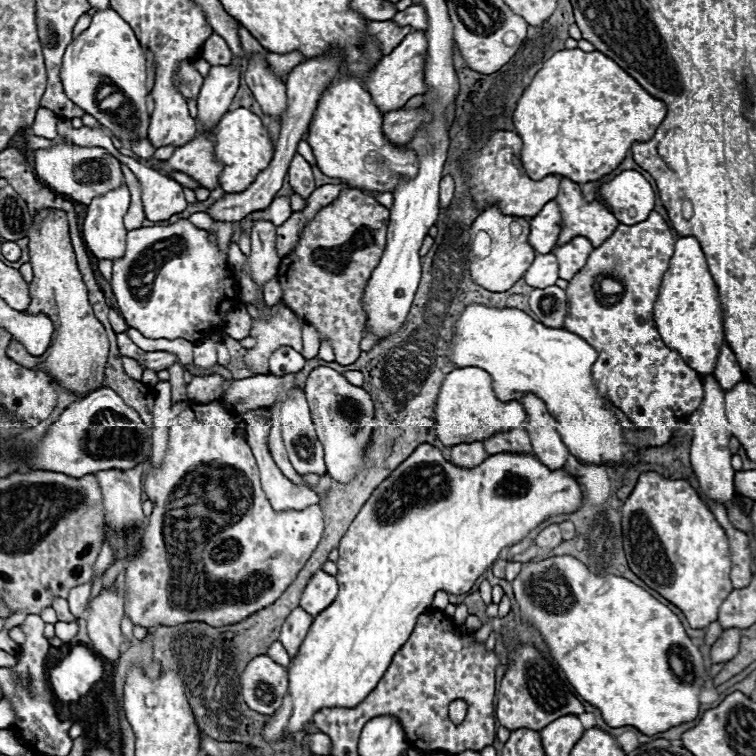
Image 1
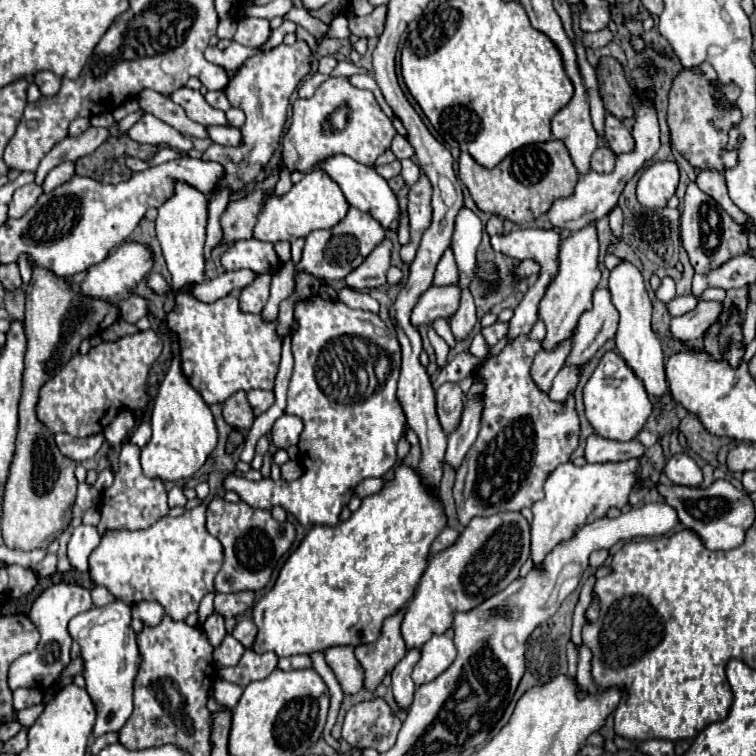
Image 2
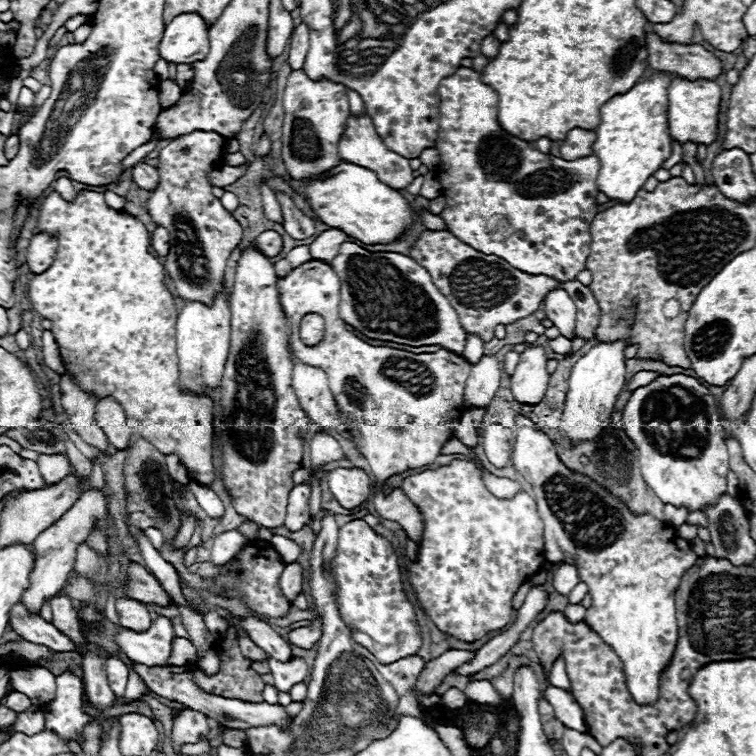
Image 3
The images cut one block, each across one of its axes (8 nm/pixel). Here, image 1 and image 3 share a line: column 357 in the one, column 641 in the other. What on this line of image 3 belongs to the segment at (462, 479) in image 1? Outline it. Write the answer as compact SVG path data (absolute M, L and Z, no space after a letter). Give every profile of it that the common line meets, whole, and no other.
M522 426L516 430L516 442L514 442L514 448L512 448L512 464L514 468L526 478L526 482L532 486L532 496L536 500L536 506L538 506L538 514L542 518L542 524L544 524L544 556L546 560L558 564L558 562L568 562L568 564L576 564L578 570L580 570L580 578L582 582L588 584L588 590L590 590L590 596L592 596L592 606L586 610L586 622L588 626L600 634L600 638L614 648L614 652L618 654L618 658L622 660L622 668L624 668L624 676L626 676L626 686L632 694L632 698L638 702L638 704L654 704L658 700L658 694L660 694L660 676L662 672L668 668L672 656L674 656L674 650L676 650L676 644L678 644L678 624L676 624L676 606L674 606L674 592L678 590L678 584L684 576L684 572L694 566L696 562L696 554L690 550L690 544L686 540L682 540L676 530L660 520L656 520L654 516L646 514L646 516L632 516L630 510L618 502L614 496L610 496L604 488L600 488L596 482L588 480L586 476L580 476L580 474L572 474L556 456L556 448L554 448L554 442L542 434L536 426Z

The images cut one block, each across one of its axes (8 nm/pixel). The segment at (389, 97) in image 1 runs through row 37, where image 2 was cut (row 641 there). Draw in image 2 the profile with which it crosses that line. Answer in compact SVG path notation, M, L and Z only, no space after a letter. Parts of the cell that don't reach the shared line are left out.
M500 512L492 516L476 516L468 522L468 526L462 530L458 540L446 548L444 552L438 552L430 558L426 572L422 574L414 598L408 602L408 610L404 614L402 622L402 636L406 640L408 648L420 648L426 640L430 640L434 634L444 634L452 626L452 614L472 610L472 606L478 606L484 602L484 598L490 598L492 594L498 594L504 590L510 582L518 578L518 572L522 564L530 556L530 526L528 520L520 512Z

